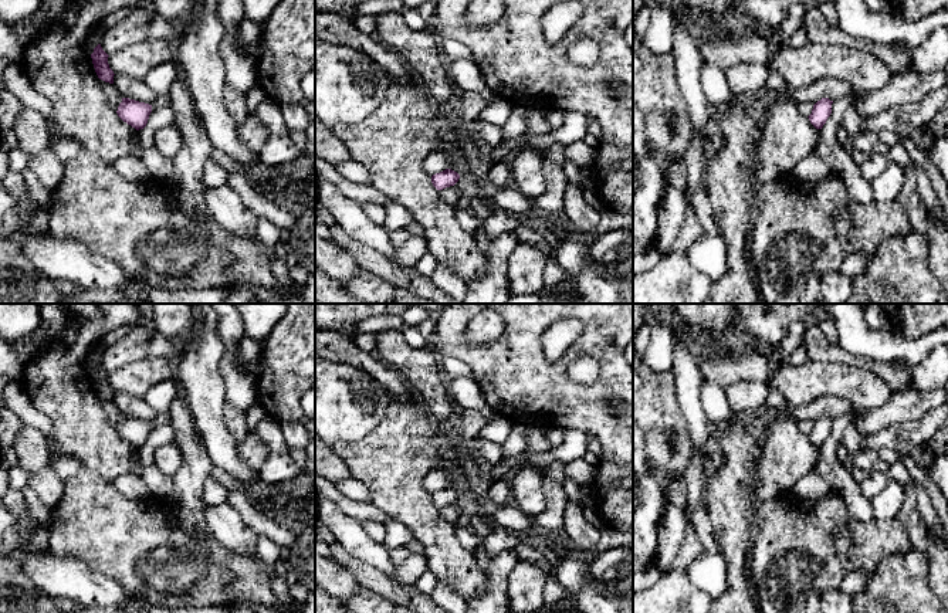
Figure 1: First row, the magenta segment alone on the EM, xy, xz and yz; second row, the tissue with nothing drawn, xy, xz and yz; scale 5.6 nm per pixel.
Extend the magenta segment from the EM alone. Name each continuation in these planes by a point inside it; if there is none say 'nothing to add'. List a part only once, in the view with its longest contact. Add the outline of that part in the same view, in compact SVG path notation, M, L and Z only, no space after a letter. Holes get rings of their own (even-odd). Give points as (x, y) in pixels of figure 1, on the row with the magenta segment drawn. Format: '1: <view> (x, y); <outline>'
nothing to add

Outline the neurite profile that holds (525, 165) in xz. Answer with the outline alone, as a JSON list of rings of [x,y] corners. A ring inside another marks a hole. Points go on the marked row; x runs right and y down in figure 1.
[[[519,148],[507,163],[512,175],[512,187],[529,200],[542,196],[548,190],[542,160],[534,149]]]

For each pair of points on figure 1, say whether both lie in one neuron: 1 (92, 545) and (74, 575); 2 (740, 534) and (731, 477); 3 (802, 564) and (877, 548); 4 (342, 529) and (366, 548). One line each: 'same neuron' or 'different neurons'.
1: different neurons
2: same neuron
3: same neuron
4: same neuron

